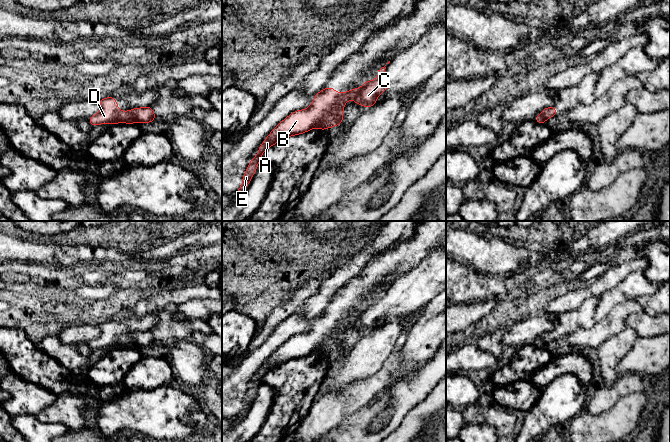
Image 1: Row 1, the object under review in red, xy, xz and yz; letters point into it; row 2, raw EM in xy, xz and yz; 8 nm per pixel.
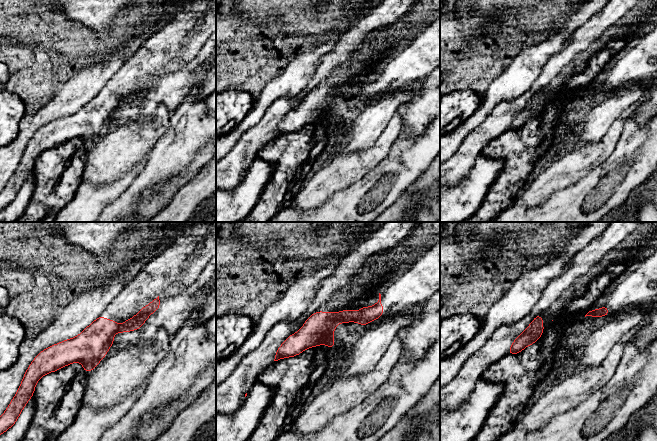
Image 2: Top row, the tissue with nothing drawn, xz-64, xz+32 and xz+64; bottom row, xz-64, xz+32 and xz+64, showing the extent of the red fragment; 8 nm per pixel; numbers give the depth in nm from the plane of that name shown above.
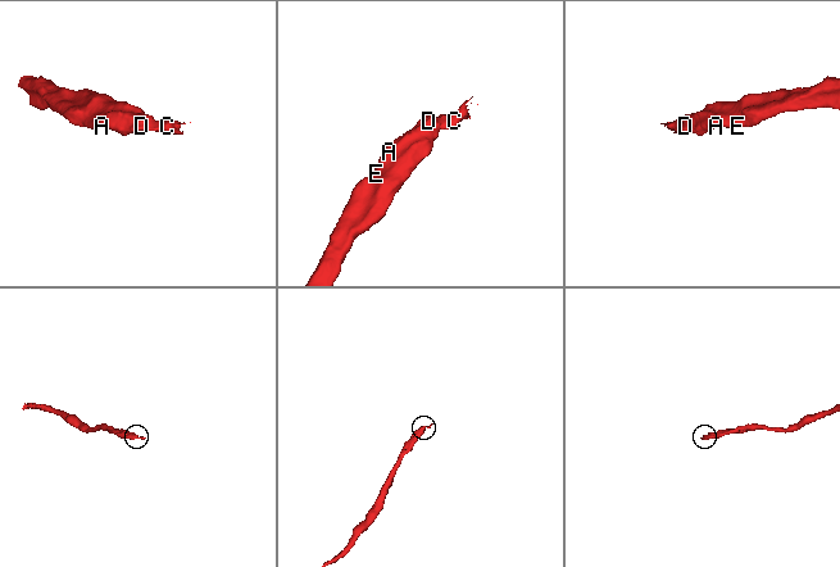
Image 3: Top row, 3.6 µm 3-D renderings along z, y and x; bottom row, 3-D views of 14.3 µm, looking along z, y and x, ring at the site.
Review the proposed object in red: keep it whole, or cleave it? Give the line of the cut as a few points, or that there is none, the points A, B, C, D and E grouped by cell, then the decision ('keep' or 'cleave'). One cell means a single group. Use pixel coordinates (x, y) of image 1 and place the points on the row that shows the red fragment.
cut xz (360, 88), (352, 98); groups A B D E / C; cleave

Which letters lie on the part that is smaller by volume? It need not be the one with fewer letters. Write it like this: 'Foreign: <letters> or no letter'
Foreign: C

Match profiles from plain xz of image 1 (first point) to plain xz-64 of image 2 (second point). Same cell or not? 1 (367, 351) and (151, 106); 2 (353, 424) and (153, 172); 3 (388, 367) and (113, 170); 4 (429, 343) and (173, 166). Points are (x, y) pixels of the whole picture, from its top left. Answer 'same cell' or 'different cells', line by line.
1: different cells
2: different cells
3: different cells
4: same cell

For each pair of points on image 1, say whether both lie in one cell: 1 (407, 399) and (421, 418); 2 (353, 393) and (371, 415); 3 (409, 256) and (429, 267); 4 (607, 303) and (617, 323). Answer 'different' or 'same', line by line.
1: different
2: different
3: different
4: different

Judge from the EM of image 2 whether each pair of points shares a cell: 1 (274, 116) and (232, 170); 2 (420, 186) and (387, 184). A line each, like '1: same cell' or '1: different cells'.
1: same cell
2: different cells

